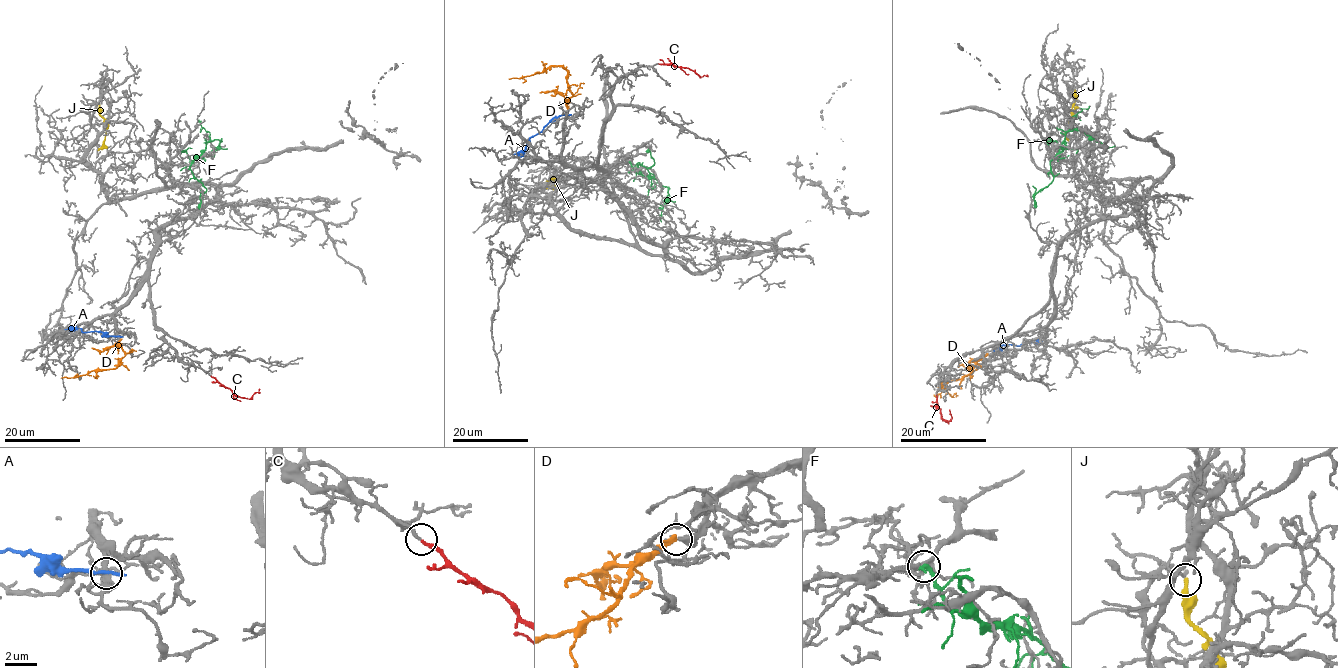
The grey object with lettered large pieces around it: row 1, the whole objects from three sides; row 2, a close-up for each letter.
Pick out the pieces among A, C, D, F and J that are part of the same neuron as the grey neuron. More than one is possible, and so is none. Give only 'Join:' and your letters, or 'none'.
Join: C, D

